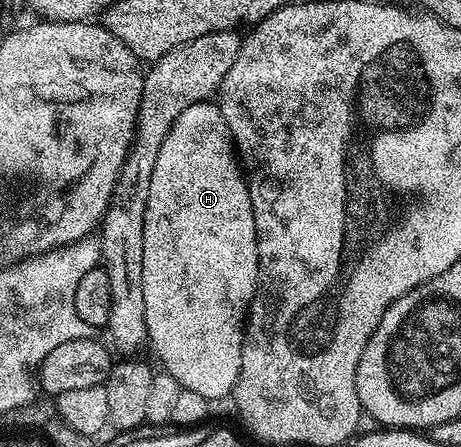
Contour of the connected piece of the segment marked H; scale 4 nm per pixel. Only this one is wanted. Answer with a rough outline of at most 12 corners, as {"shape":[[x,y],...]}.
{"shape":[[219,103],[182,110],[142,230],[147,343],[210,402],[260,278]]}

